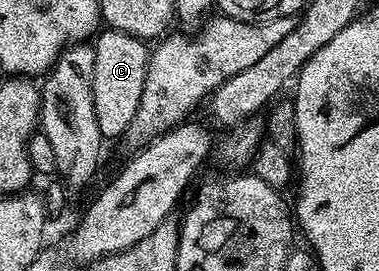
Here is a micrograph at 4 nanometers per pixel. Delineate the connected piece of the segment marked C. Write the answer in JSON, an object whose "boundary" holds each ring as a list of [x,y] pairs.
{"boundary":[[[109,29],[97,36],[93,48],[96,65],[92,69],[92,105],[96,105],[96,121],[100,124],[102,138],[110,141],[129,132],[132,117],[136,117],[140,109],[151,48],[128,33]]]}

